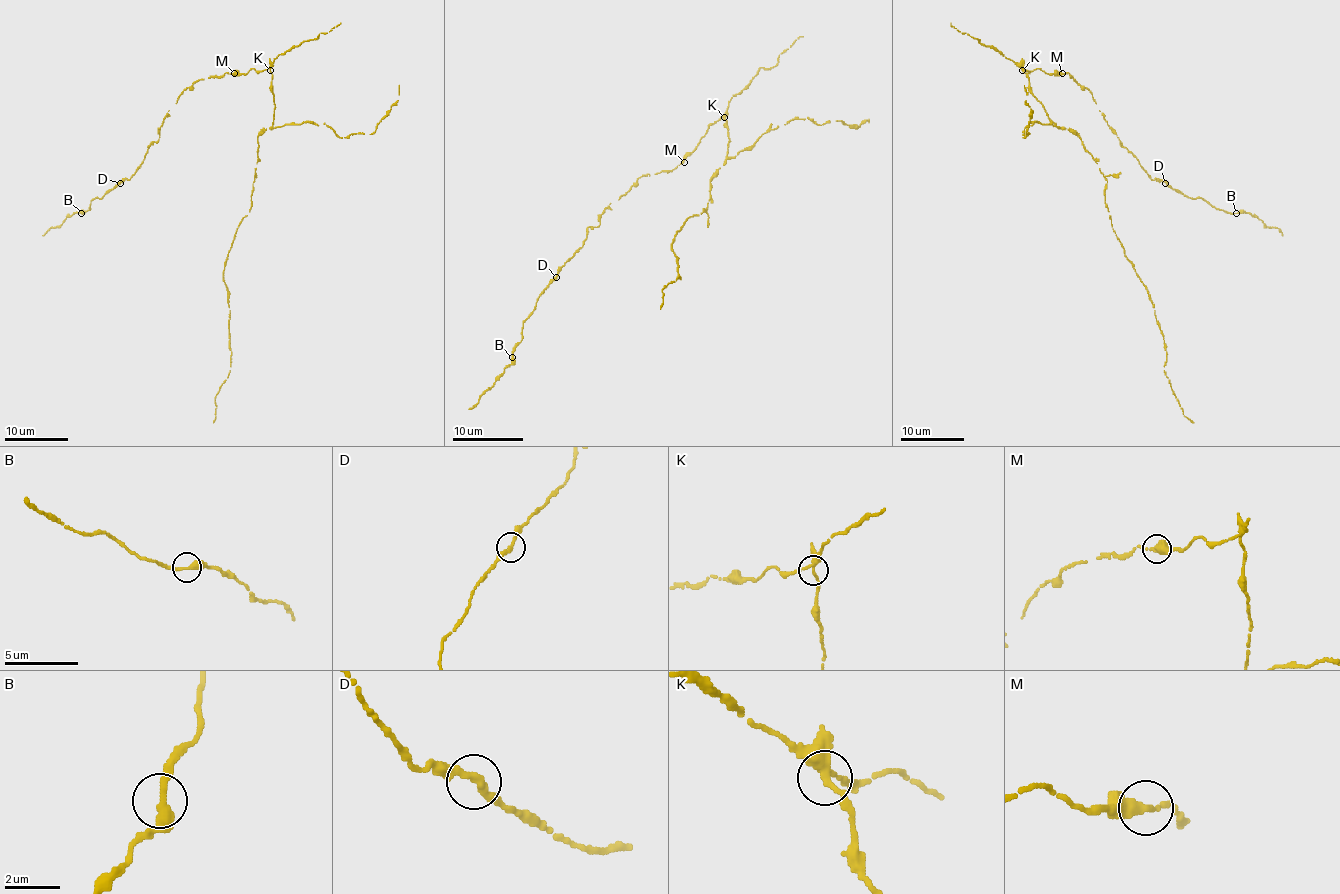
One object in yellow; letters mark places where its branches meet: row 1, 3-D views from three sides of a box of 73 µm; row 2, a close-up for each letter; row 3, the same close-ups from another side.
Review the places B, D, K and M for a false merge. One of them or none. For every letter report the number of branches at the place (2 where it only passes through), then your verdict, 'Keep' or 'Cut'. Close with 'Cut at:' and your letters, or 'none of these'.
B: Branches: 3. Keep
D: Branches: 2. Keep
K: Branches: 3. Cut
M: Branches: 2. Keep
Cut at: K

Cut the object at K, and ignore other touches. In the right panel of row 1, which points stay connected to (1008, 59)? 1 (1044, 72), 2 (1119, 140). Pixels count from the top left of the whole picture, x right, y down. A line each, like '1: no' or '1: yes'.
1: yes
2: yes

